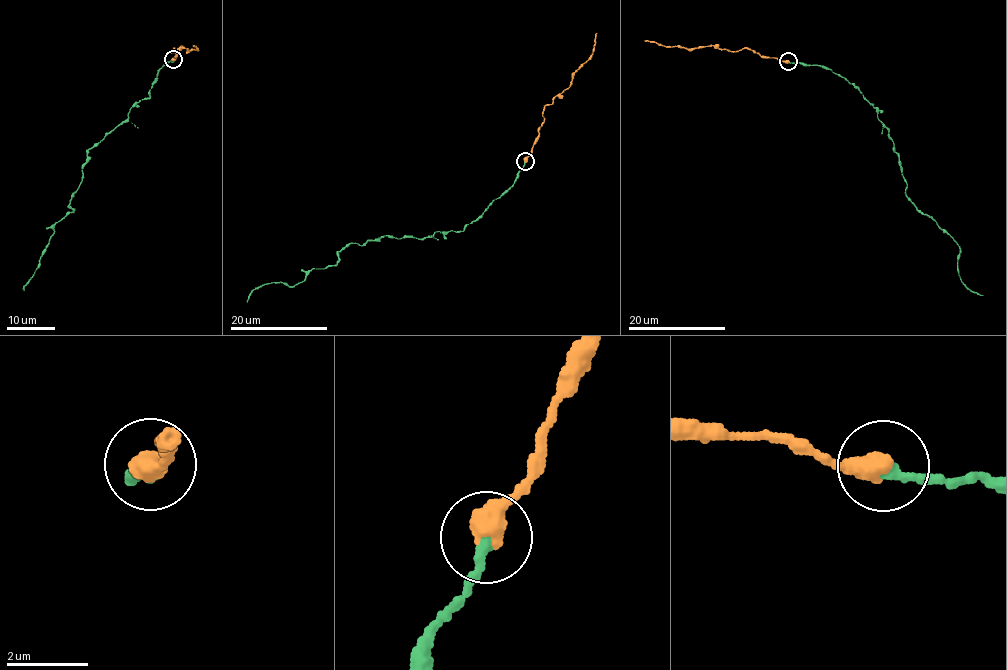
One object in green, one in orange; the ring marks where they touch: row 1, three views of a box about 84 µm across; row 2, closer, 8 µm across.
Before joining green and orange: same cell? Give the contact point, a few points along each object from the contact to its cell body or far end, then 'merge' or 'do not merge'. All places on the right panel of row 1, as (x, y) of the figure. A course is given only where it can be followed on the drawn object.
(788, 61) | green via (788, 61), (829, 68), (872, 103), (899, 158), (907, 197), (956, 243), (961, 281), (983, 295) | orange via (788, 61), (764, 58), (746, 48), (732, 52), (713, 45), (691, 49), (644, 40) | merge

